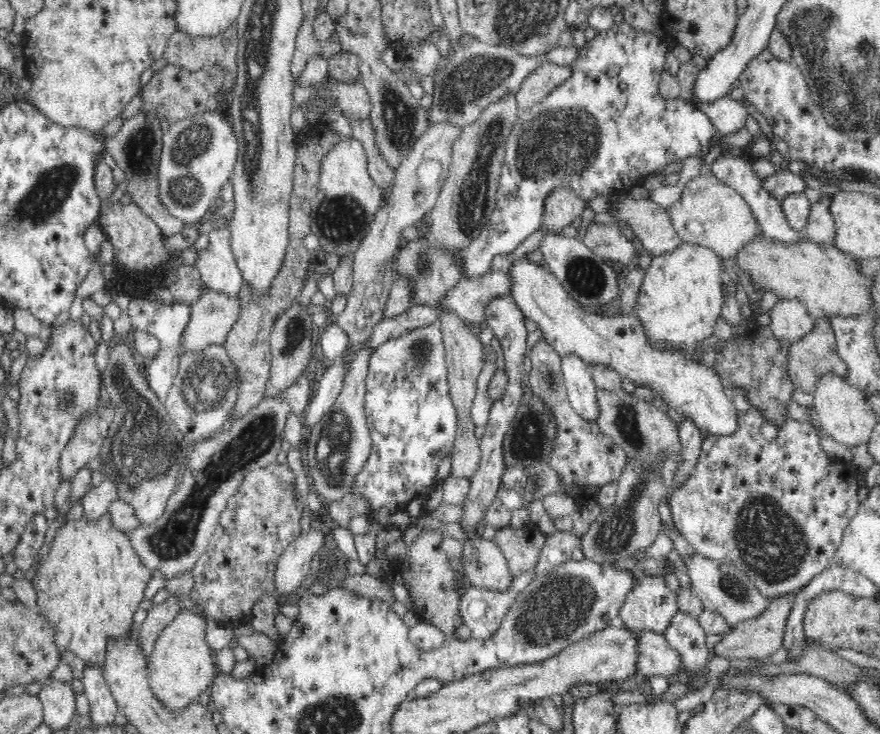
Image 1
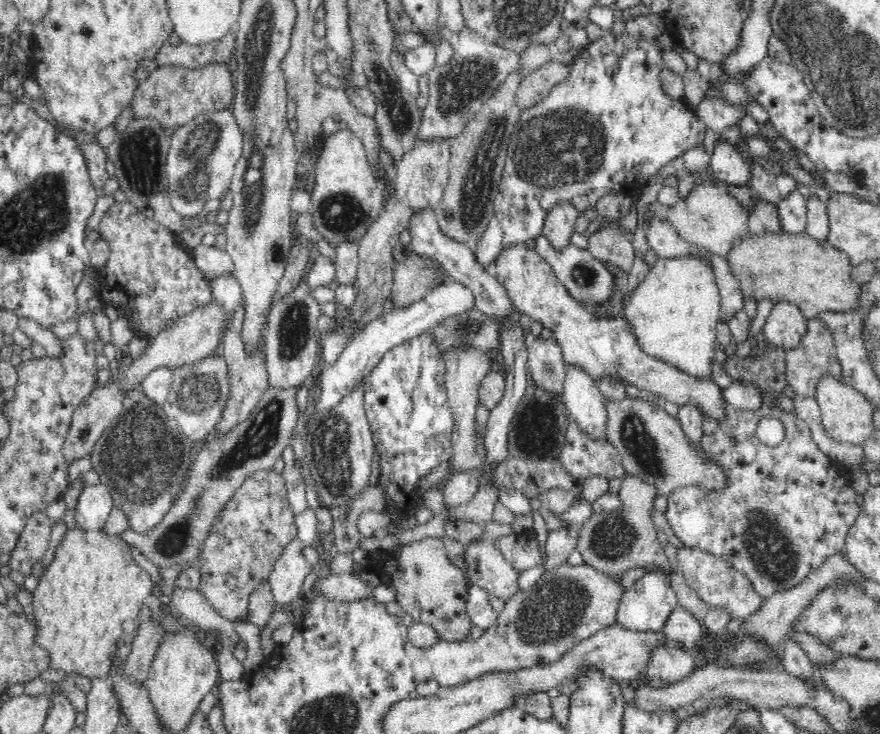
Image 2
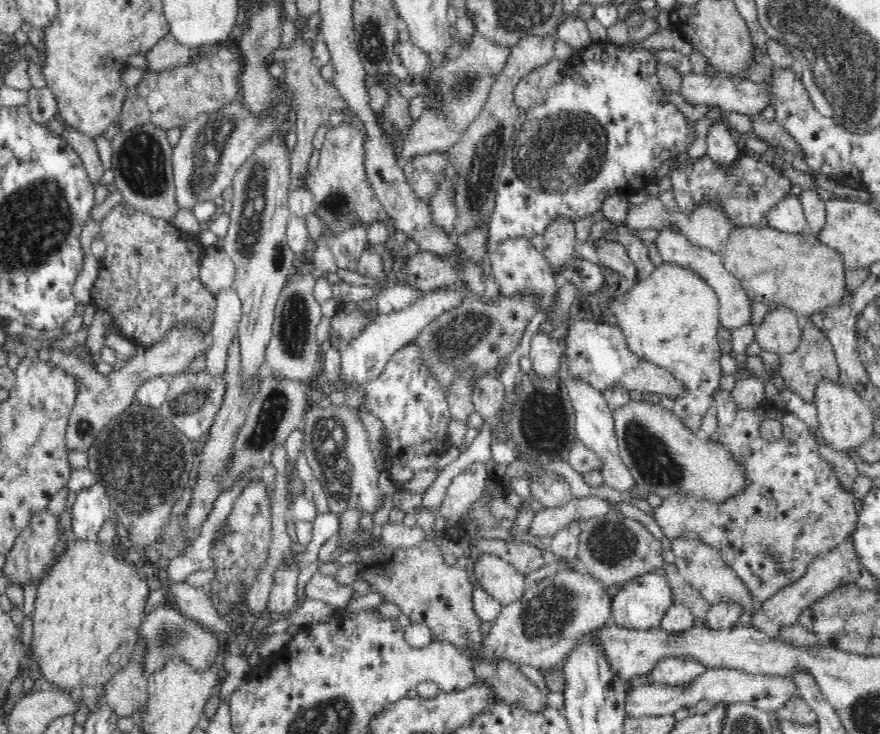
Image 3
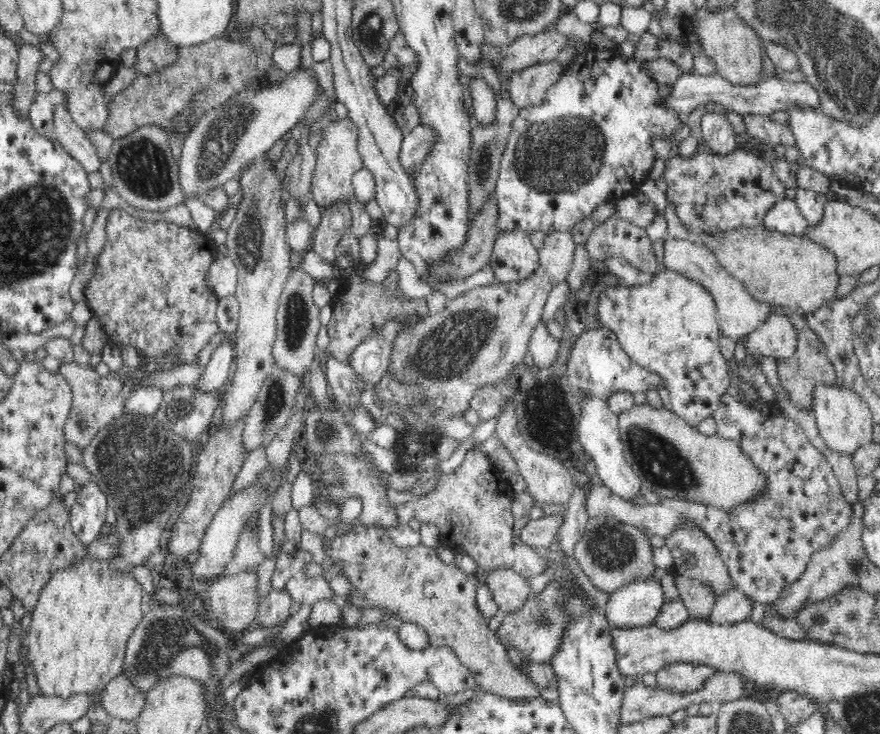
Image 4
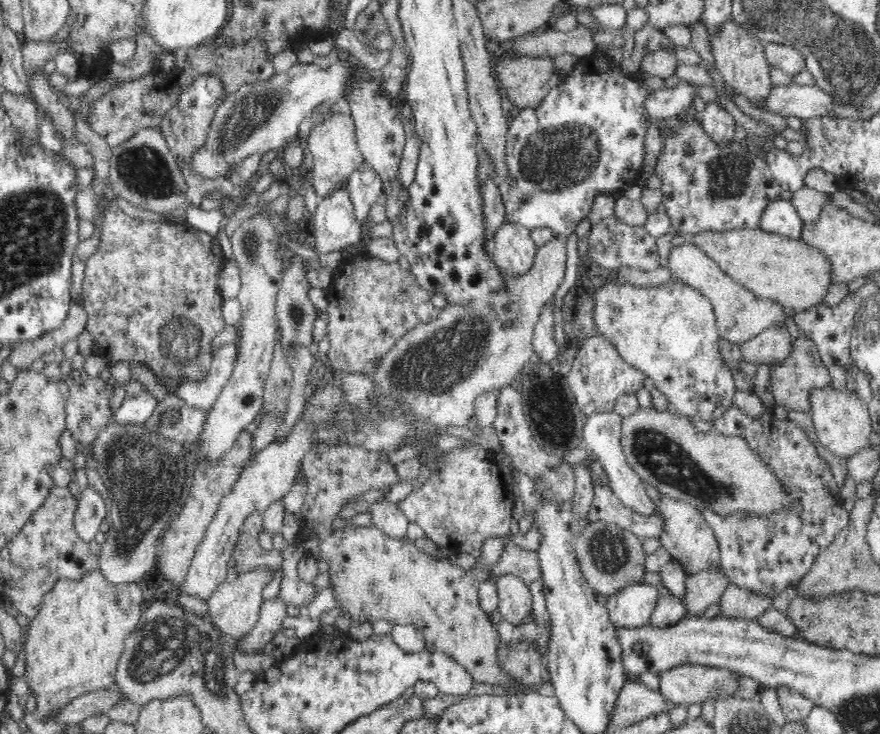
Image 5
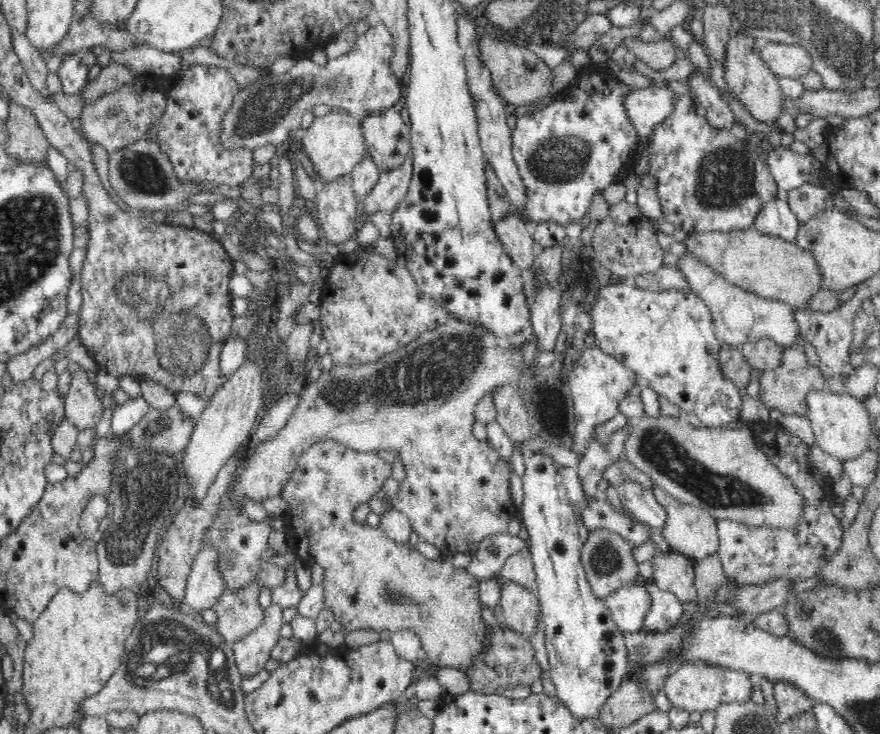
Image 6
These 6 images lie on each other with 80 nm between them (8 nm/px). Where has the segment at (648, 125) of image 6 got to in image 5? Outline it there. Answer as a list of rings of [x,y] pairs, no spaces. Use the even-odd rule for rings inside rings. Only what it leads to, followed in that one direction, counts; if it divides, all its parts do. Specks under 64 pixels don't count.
[[[679,79],[667,85],[665,90],[650,92],[646,100],[646,117],[649,120],[666,120],[679,116],[694,104],[700,96],[700,87],[690,80]]]

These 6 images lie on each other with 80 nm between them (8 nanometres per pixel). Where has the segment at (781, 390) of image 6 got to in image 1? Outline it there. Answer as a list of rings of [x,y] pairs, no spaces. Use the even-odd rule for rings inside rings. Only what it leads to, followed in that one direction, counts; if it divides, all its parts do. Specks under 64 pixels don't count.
[[[829,319],[816,320],[817,326],[812,333],[806,334],[802,339],[794,341],[790,346],[788,369],[790,378],[798,390],[804,393],[814,393],[819,376],[824,373],[834,373],[846,377],[848,368],[846,362],[839,356],[835,331]]]

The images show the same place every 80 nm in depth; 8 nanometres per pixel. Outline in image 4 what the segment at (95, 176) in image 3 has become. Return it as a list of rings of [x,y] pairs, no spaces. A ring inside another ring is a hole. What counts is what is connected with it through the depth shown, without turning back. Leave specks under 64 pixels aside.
[[[59,105],[54,110],[53,134],[66,147],[66,150],[78,159],[86,172],[98,172],[100,170],[100,156],[96,146],[90,142],[86,132],[79,129],[64,105]]]

